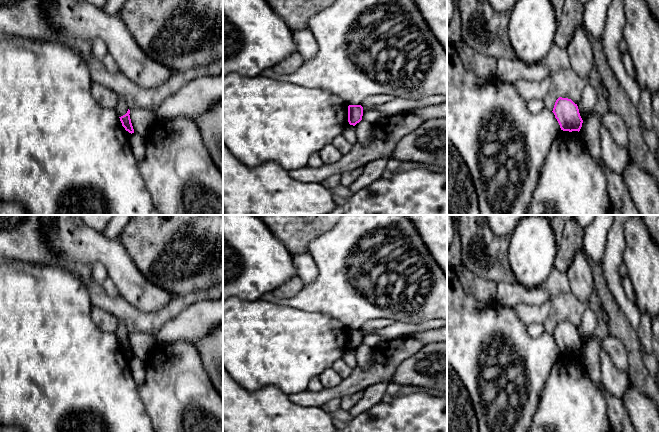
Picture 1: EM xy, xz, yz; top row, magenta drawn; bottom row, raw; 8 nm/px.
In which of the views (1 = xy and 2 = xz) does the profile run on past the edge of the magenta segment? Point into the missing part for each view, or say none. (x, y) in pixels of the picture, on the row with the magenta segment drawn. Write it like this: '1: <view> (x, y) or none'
1: none
2: none

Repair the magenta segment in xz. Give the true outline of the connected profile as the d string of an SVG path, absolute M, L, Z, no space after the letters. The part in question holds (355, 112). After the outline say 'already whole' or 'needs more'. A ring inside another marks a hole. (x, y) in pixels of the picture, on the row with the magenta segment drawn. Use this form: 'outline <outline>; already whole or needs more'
outline M361 105L348 106L348 122L350 125L355 126L362 120L363 107Z; already whole

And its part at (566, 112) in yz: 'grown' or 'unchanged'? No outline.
unchanged

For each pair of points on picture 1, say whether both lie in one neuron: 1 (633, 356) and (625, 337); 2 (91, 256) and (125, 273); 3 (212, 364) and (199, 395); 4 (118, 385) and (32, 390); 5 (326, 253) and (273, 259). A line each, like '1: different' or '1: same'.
1: same
2: same
3: different
4: same
5: different

